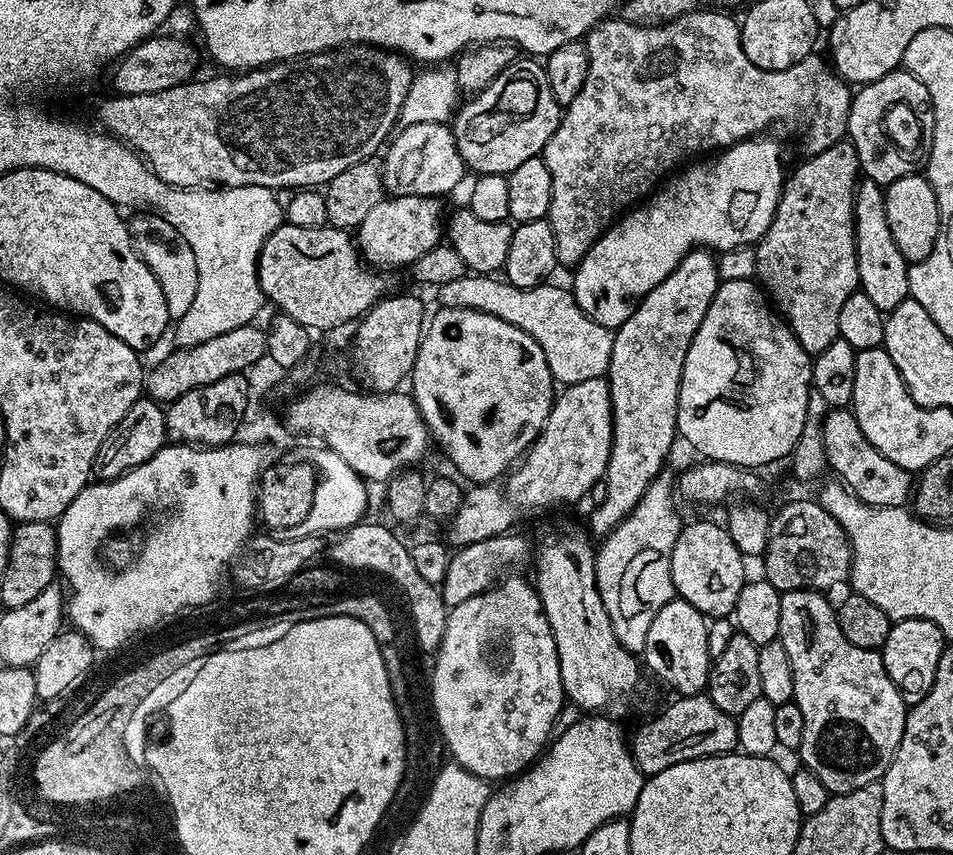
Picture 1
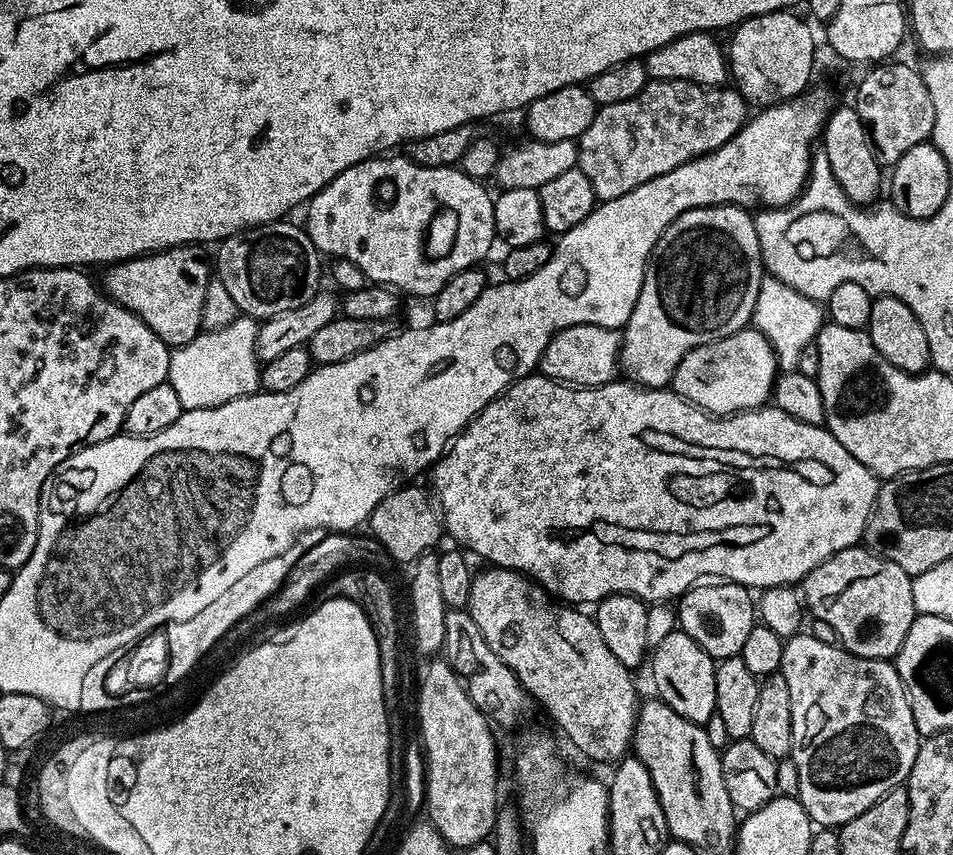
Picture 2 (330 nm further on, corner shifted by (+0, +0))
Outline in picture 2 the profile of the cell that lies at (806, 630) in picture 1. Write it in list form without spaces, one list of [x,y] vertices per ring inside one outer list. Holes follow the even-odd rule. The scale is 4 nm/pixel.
[[[797,634],[784,640],[784,653],[779,675],[784,676],[786,686],[790,686],[790,718],[794,730],[790,759],[794,762],[794,766],[798,766],[798,790],[800,791],[798,799],[803,808],[807,810],[813,825],[843,826],[846,822],[858,818],[858,814],[862,814],[862,810],[870,810],[870,806],[874,806],[874,802],[878,802],[889,790],[899,788],[907,781],[910,770],[914,766],[914,758],[920,749],[922,737],[914,726],[914,714],[910,710],[910,702],[908,695],[904,692],[904,684],[897,677],[895,663],[855,656],[842,646],[818,642],[818,638],[814,638],[810,634]]]

